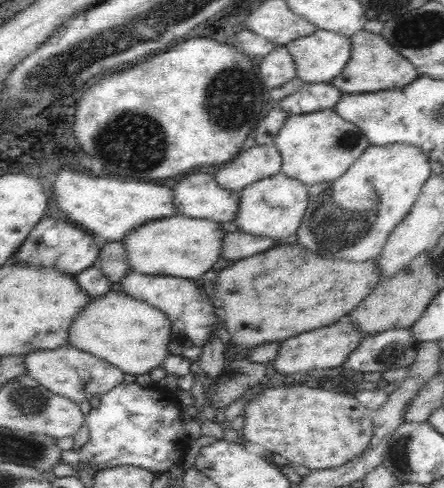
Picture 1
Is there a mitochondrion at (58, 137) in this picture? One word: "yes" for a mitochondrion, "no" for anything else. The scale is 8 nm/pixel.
no

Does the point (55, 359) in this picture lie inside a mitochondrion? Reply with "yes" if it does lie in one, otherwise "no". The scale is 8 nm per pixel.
no

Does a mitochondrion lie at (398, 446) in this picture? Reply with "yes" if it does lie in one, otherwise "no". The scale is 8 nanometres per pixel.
yes

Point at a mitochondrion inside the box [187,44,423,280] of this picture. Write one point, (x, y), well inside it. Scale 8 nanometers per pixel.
(345, 217)

